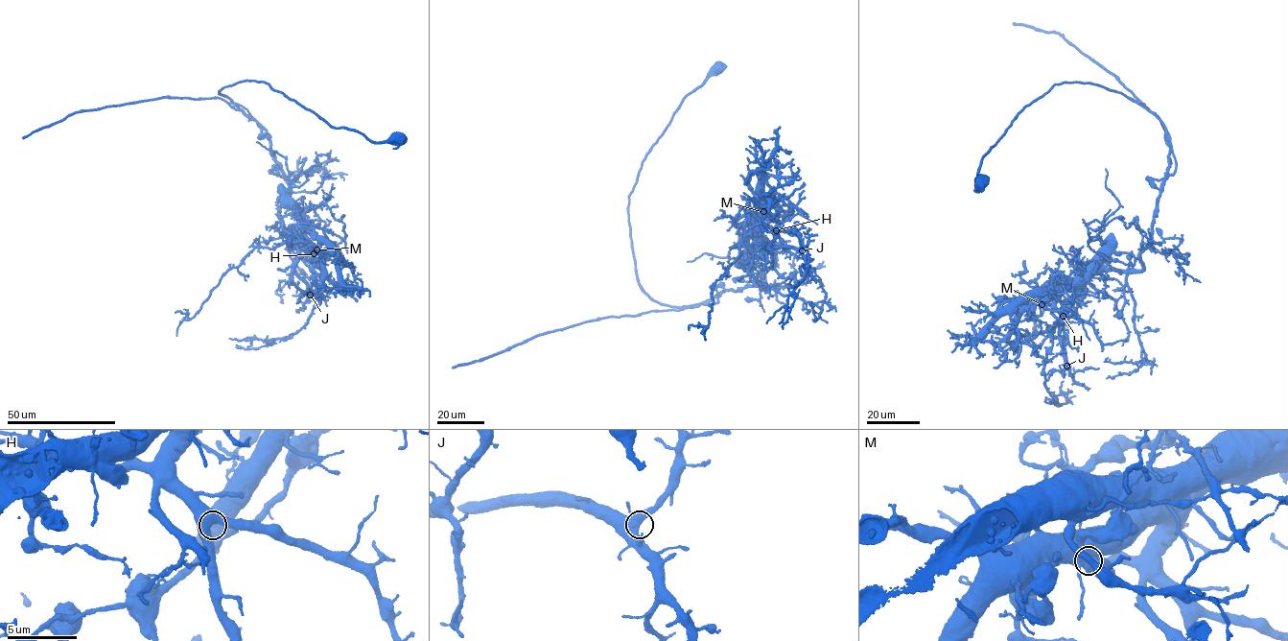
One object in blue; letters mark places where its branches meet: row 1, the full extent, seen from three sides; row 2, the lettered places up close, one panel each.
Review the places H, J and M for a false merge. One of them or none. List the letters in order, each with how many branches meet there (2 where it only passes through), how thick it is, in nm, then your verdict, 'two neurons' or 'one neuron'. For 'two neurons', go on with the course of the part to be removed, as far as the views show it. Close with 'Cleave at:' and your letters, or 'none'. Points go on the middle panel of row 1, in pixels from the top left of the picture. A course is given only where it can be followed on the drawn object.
H: 3 branches meet; 500 nm thick; one neuron
J: 3 branches meet; 550 nm thick; one neuron
M: 3 branches meet; 700 nm thick; two neurons; foreign part runs (763, 211), (746, 242), (767, 291), (761, 279), (680, 307), (642, 288), (628, 196), (683, 98), (723, 63)
Cleave at: M

